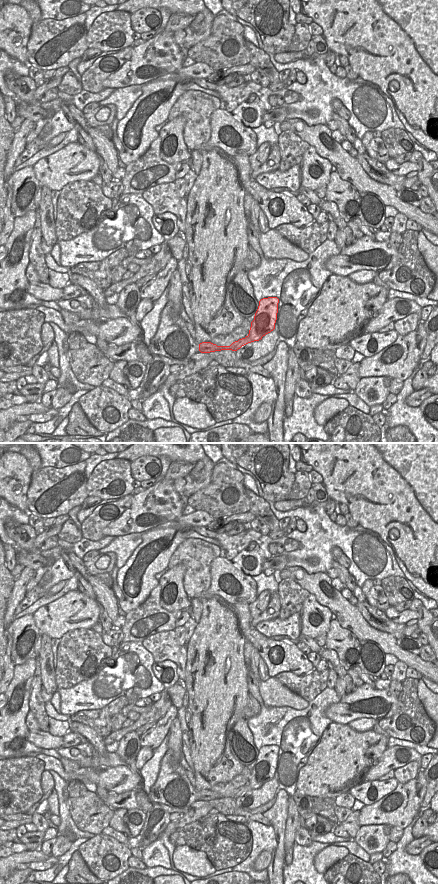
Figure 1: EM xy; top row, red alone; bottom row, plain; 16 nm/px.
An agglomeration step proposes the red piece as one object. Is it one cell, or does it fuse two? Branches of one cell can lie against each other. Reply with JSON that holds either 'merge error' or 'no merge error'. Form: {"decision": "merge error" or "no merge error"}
{"decision": "no merge error"}

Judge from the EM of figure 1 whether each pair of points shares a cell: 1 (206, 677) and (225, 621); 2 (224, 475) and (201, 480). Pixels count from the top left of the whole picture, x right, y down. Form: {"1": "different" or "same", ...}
{"1": "same", "2": "different"}

